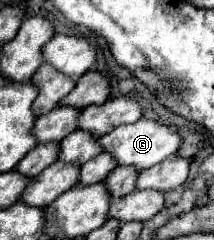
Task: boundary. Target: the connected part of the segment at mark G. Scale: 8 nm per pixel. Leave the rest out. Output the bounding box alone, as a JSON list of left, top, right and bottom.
[100,119,182,169]

